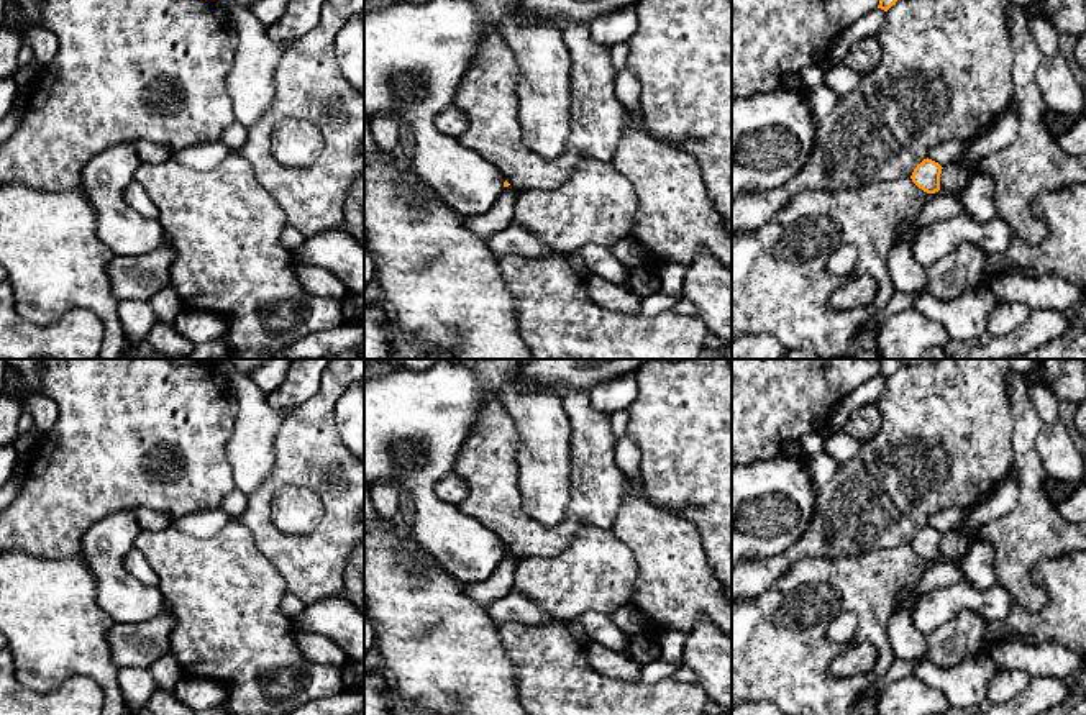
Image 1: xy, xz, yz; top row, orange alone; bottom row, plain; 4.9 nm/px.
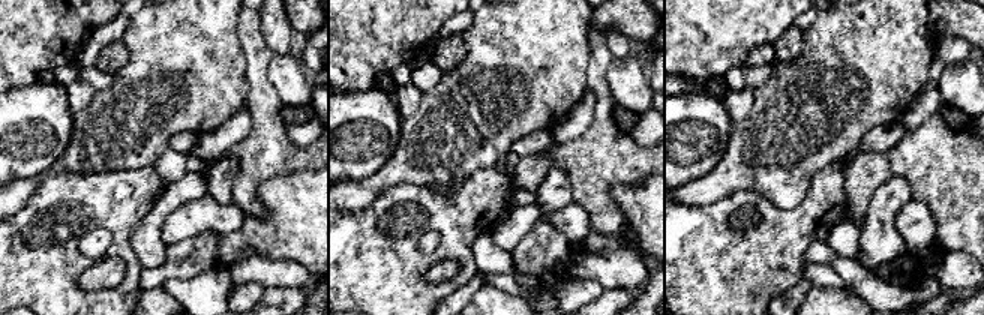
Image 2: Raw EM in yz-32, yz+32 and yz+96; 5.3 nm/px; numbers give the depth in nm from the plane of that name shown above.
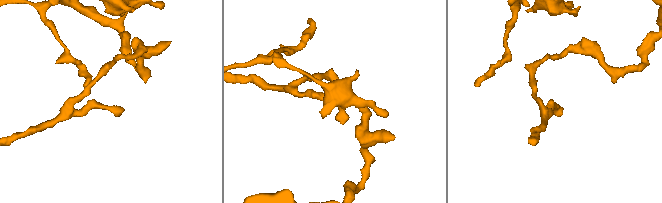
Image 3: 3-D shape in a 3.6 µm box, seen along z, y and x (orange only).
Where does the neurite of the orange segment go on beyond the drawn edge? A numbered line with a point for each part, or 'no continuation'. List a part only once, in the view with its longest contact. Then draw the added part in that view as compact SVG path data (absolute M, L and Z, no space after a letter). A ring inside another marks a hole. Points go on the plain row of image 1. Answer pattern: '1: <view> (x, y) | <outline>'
no continuation

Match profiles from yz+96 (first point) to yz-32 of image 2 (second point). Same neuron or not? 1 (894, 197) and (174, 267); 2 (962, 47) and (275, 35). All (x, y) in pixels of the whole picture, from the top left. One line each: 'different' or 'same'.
1: same
2: same

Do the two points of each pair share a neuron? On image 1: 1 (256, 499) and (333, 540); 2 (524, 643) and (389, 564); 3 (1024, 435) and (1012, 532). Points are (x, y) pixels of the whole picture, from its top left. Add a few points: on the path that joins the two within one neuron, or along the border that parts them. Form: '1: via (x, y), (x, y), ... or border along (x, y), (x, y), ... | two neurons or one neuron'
1: via (261, 523), (282, 545), (309, 545) | one neuron
2: border along (496, 627), (496, 637), (512, 661) | two neurons
3: via (1026, 459), (1029, 468), (1029, 507) | one neuron

